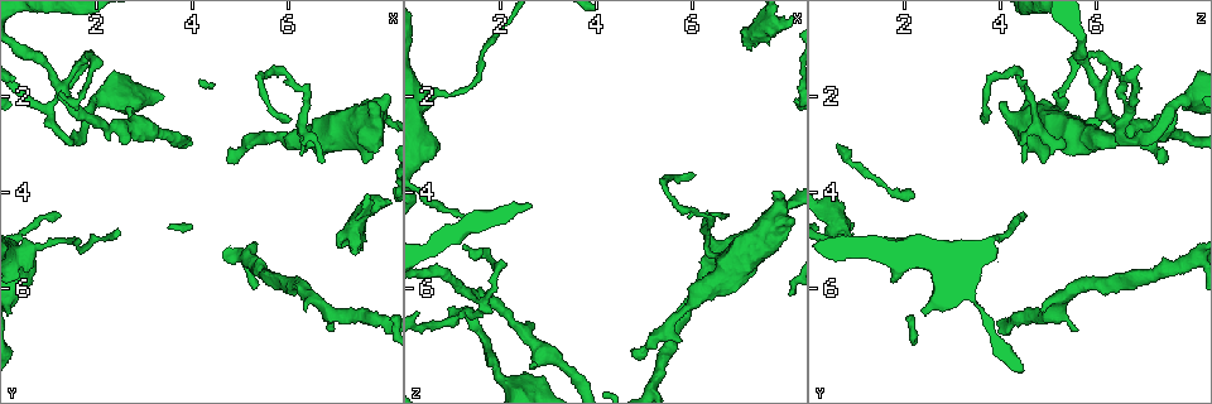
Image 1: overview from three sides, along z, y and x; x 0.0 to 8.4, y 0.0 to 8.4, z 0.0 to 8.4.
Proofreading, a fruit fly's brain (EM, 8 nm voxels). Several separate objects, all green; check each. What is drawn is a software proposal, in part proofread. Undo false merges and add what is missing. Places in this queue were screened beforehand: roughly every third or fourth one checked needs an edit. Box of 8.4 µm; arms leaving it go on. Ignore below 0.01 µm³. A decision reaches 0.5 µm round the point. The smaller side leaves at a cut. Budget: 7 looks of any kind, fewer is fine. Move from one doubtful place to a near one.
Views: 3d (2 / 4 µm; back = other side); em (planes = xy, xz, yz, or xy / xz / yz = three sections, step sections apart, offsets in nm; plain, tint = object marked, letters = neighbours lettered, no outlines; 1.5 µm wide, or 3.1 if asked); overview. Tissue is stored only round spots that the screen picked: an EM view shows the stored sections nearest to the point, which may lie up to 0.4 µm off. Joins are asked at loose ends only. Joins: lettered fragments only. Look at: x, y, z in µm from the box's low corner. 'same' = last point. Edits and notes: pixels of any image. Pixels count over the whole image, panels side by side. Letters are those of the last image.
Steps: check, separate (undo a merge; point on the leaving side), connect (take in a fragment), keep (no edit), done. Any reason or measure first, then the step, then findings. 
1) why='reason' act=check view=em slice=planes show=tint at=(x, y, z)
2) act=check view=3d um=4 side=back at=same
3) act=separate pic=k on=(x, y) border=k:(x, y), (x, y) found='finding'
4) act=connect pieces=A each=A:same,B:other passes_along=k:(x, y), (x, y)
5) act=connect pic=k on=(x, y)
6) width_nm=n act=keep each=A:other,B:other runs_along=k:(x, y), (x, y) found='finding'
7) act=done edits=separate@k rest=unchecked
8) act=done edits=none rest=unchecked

act=check view=em slice=planes show=letters at=(7.70, 2.15, 4.05)

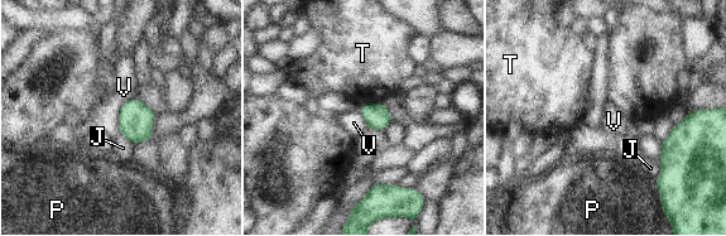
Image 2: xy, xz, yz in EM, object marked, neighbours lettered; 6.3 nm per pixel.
act=keep each=J:other,P:other,T:other,V:other border=2:(135, 97), (121, 105), (118, 131) found='no lettered fragment goes on from it'

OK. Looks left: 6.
why='long arm stops here' act=check view=em slice=xy step=4 show=tint at=(4.75, 3.35, 7.30)

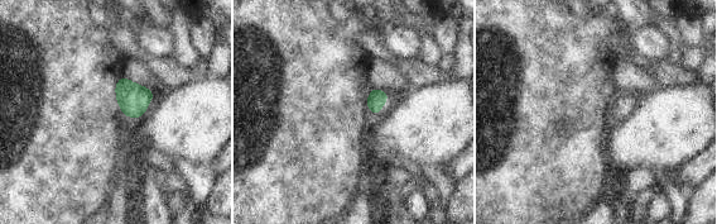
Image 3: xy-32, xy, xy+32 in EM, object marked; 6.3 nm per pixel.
act=check view=em slice=planes show=letters at=same

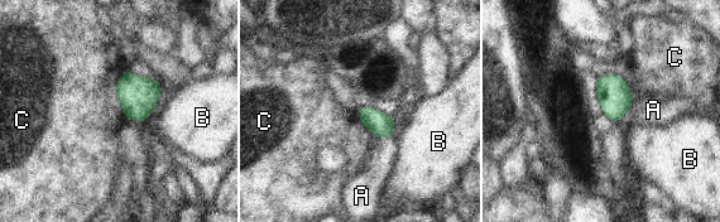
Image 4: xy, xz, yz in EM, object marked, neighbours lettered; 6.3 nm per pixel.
width_nm=140 act=connect pieces=A each=A:same,B:other,C:other passes_along=4:(377, 122), (385, 136), (382, 157) found='the cell continues'

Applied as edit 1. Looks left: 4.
why='redraw' act=check view=overview

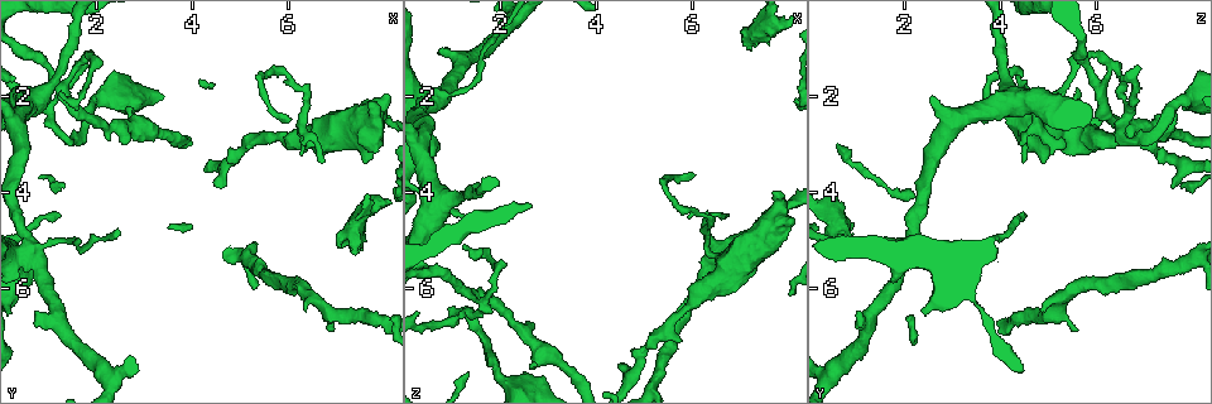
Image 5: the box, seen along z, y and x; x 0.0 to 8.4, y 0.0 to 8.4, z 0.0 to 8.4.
why='tapers out' act=check view=em slice=planes show=letters at=(6.85, 6.95, 5.55)

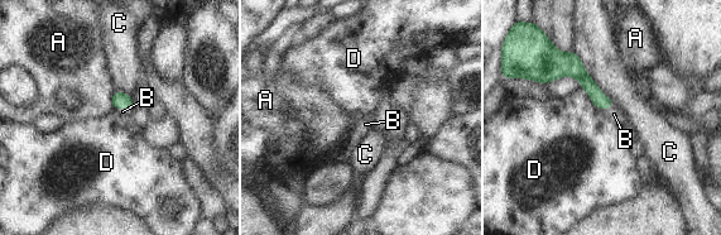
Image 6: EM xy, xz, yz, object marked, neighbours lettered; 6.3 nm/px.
act=connect pieces=B each=A:other,B:same,C:other,D:other passes_along=6:(120, 100), (123, 108), (123, 111) found='the cell continues'

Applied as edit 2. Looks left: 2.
act=done edits=connect@4,connect@6 rest=unchecked

